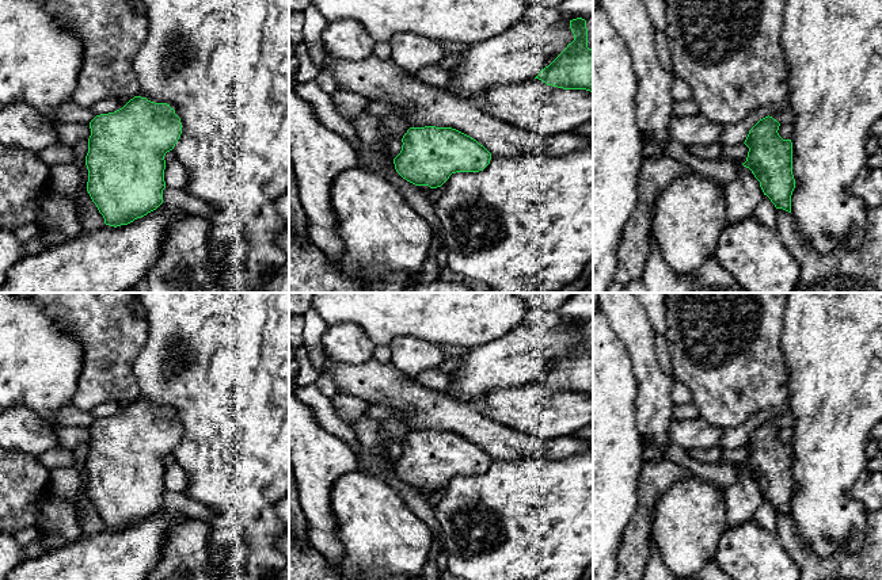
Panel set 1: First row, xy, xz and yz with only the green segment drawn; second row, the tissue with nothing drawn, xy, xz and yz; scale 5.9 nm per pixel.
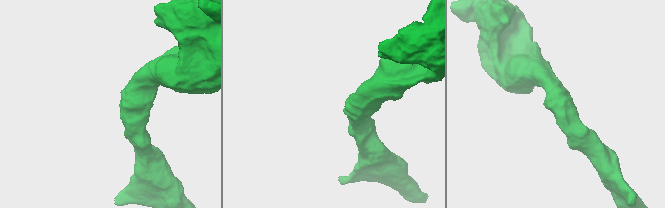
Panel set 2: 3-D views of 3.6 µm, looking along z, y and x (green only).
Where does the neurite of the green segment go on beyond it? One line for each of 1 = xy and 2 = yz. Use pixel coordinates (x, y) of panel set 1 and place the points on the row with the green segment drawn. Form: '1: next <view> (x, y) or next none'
1: next none
2: next none

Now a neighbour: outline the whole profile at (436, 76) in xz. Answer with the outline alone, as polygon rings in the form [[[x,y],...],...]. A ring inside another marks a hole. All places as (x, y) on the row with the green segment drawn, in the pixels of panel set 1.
[[[429,66],[426,69],[419,70],[417,75],[414,75],[414,79],[433,87],[445,88],[452,81],[452,69],[448,70],[440,66]]]

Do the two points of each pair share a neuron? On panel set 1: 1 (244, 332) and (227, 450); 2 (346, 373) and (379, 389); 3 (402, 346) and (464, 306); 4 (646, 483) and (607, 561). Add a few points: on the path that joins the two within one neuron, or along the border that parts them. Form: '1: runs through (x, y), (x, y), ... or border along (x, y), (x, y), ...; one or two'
1: runs through (244, 362), (244, 420); one
2: runs through (354, 380), (371, 381); one
3: border along (388, 344), (395, 338), (409, 335), (443, 344); two
4: border along (641, 469), (637, 508), (624, 529); two

